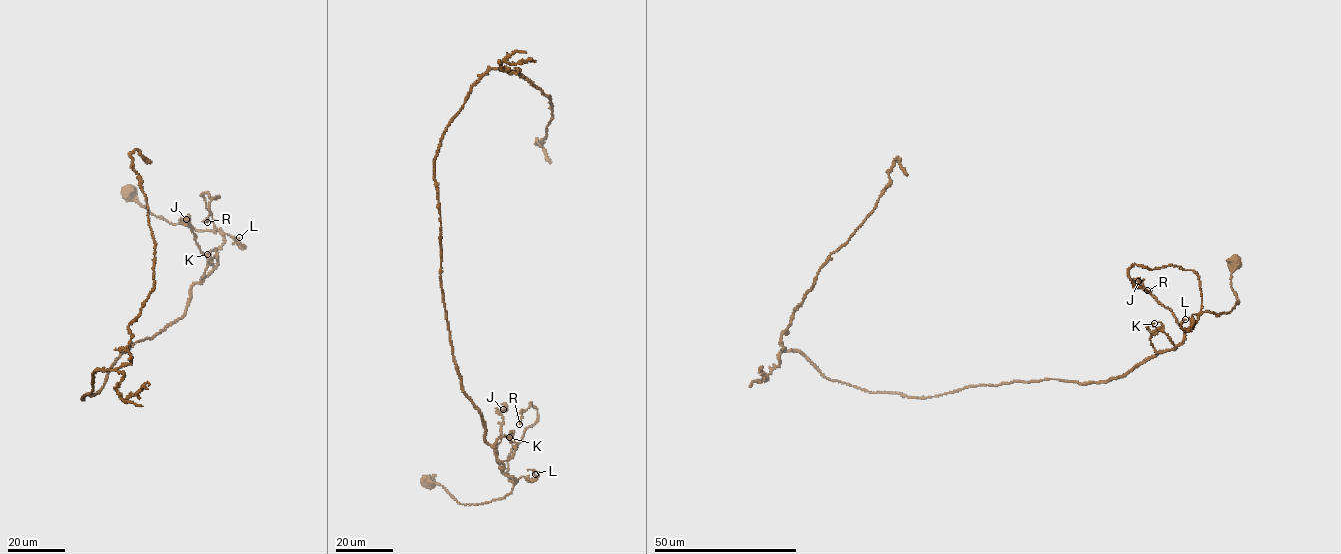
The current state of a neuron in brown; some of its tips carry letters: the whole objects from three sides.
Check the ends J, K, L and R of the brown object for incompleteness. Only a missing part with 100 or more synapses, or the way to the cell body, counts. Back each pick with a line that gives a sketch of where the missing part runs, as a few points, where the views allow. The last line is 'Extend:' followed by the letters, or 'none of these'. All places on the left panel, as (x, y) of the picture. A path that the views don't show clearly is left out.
Extend: none of these

